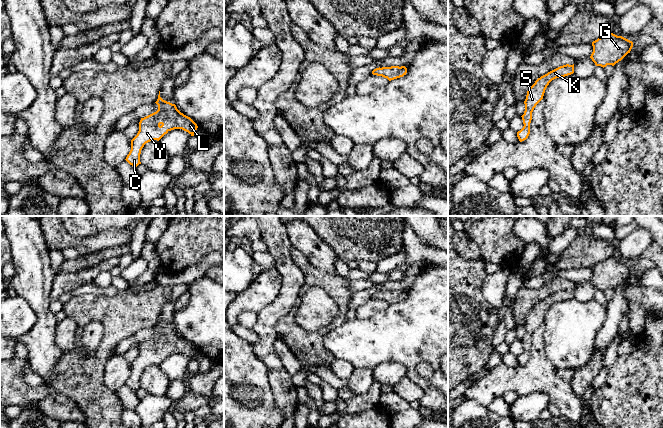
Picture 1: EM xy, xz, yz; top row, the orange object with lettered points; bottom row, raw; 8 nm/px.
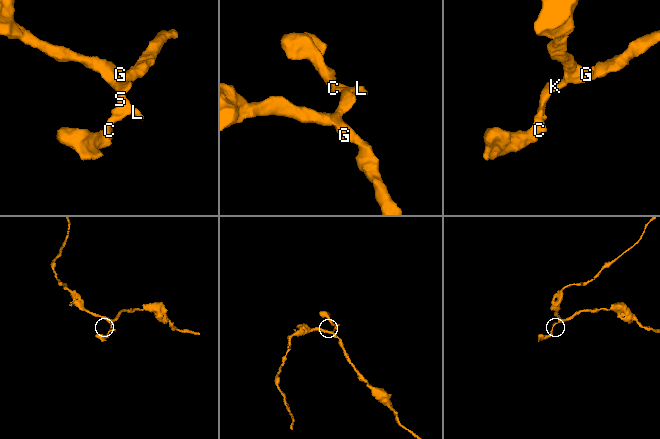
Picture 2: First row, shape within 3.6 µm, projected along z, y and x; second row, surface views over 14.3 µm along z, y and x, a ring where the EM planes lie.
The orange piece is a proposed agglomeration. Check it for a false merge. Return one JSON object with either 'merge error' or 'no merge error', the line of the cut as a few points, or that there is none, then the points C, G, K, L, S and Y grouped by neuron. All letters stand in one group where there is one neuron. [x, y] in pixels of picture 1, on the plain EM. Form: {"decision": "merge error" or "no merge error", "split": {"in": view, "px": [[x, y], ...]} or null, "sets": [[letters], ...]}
{"decision": "no merge error", "split": null, "sets": [["C", "G", "K", "L", "S", "Y"]]}

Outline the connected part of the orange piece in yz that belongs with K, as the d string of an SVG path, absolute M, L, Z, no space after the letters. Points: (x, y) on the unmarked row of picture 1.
M563 289L560 290L547 298L538 302L535 307L528 313L526 323L524 325L525 335L521 340L523 344L523 352L517 356L517 361L520 366L526 364L530 358L530 347L532 344L532 336L536 329L543 323L545 314L549 307L556 303L571 299L574 297L573 289Z

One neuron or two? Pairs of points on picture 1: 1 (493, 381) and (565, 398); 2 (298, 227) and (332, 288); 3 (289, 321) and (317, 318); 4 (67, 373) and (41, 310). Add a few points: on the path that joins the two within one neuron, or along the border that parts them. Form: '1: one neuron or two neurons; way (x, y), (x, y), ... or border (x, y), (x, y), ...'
1: one neuron; way (511, 381), (547, 381)
2: two neurons; border (305, 256), (316, 268), (335, 274)
3: two neurons; border (296, 310), (295, 322), (308, 331), (315, 331)
4: two neurons; border (65, 352), (50, 378)

